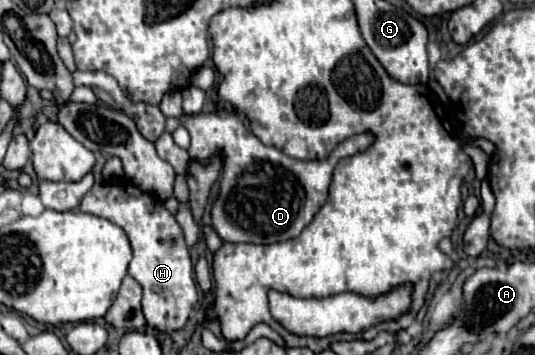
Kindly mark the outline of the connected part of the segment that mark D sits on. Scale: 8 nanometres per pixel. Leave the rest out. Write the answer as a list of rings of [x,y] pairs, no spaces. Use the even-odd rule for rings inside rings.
[[[223,111],[195,116],[179,116],[181,124],[191,134],[189,156],[201,164],[209,164],[211,156],[221,156],[223,174],[219,196],[211,208],[211,222],[219,238],[225,242],[247,244],[277,244],[297,238],[313,220],[327,200],[331,172],[342,158],[365,152],[373,142],[373,132],[361,132],[341,142],[323,162],[303,162],[289,158],[273,146],[265,146],[247,126],[244,117],[236,112]],[[353,146],[353,152],[349,148]]]

